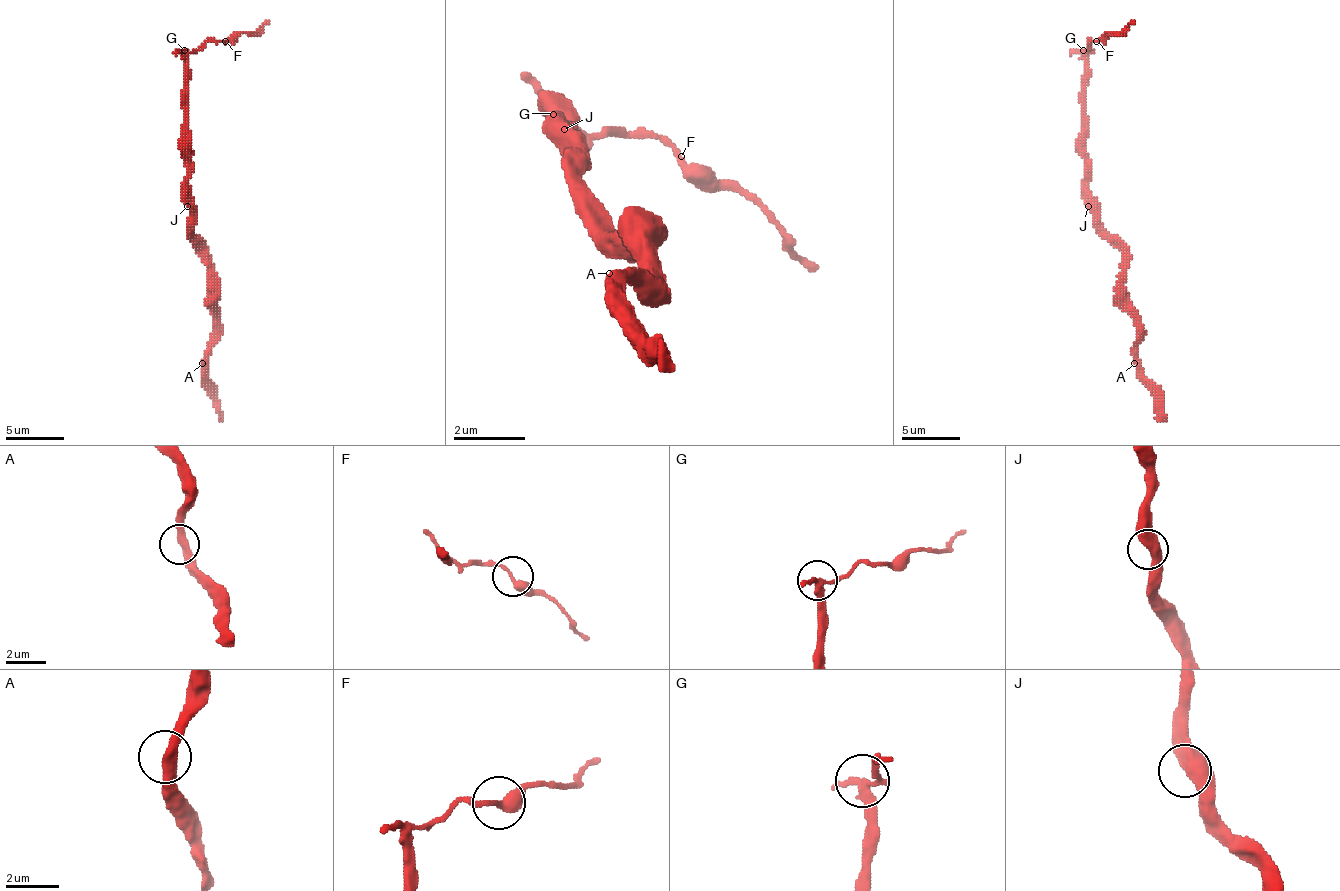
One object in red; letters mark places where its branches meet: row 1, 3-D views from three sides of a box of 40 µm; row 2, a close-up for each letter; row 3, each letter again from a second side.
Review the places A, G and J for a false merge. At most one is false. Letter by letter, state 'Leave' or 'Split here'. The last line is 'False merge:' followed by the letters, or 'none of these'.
A: Leave
G: Split here
J: Leave
False merge: G

